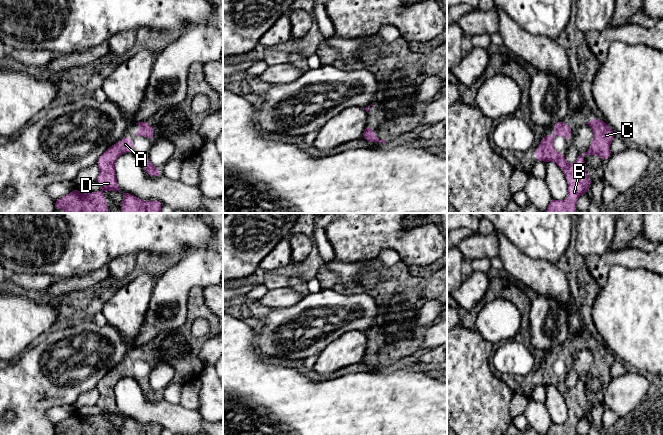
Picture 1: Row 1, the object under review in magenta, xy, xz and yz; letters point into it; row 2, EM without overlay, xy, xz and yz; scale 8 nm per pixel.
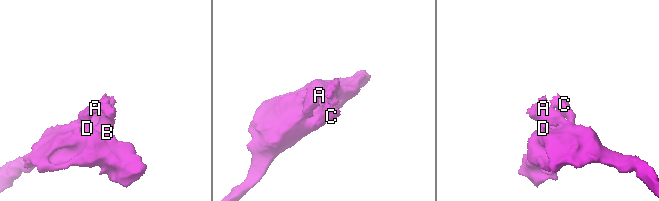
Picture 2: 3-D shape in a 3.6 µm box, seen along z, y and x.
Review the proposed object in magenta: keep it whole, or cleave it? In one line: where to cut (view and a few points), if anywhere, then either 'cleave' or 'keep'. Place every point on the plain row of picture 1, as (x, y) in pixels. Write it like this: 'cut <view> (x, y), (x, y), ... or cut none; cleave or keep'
cut none; keep

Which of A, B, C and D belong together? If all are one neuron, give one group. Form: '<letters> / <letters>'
A B C D

